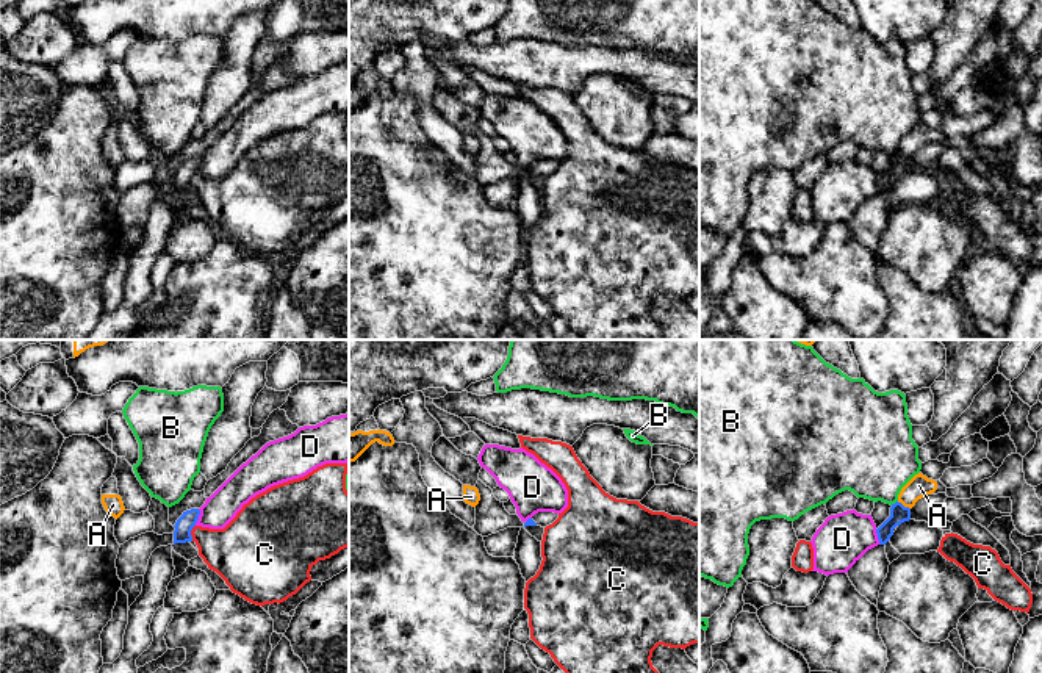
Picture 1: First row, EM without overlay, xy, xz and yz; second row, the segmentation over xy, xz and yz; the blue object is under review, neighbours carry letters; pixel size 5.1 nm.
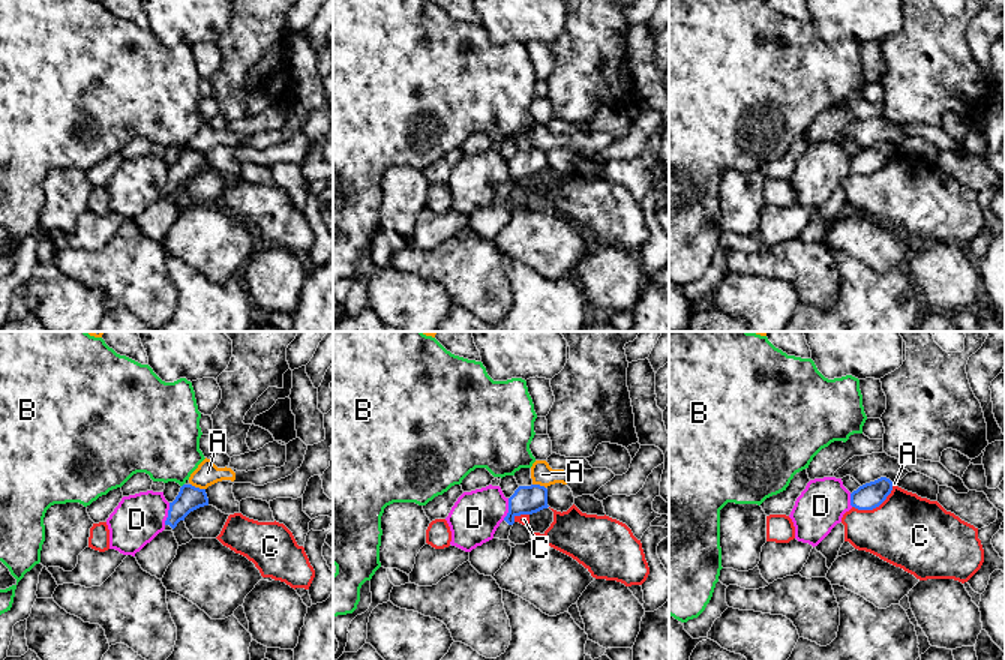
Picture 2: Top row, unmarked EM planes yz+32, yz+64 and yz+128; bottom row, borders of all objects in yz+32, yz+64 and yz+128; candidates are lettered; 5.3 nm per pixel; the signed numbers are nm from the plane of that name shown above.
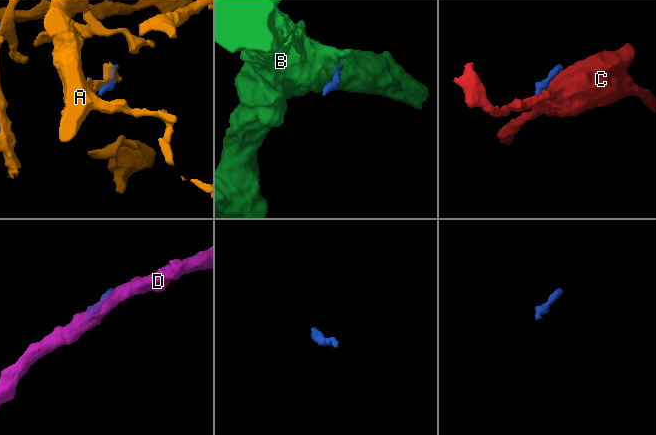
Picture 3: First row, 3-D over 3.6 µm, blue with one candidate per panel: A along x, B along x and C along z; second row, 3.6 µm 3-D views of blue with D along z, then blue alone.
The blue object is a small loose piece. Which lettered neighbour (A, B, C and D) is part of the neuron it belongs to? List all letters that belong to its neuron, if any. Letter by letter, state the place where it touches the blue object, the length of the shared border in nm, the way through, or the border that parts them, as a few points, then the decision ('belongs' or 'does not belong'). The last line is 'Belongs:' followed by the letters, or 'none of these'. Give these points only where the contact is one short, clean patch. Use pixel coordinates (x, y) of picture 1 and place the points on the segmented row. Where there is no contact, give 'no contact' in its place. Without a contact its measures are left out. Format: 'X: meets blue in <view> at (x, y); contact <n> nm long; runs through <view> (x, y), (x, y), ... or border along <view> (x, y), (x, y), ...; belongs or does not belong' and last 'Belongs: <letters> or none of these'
A: meets blue in yz at (901, 504); contact 80 nm long; border along yz (897, 501), (909, 509); does not belong
B: meets blue in yz at (895, 503); contact 50 nm long; border along yz (897, 500), (891, 504); does not belong
C: meets blue in xy at (190, 532); contact 90 nm long; does not belong
D: meets blue in xy at (197, 517); contact 90 nm long; does not belong
Belongs: none of these

